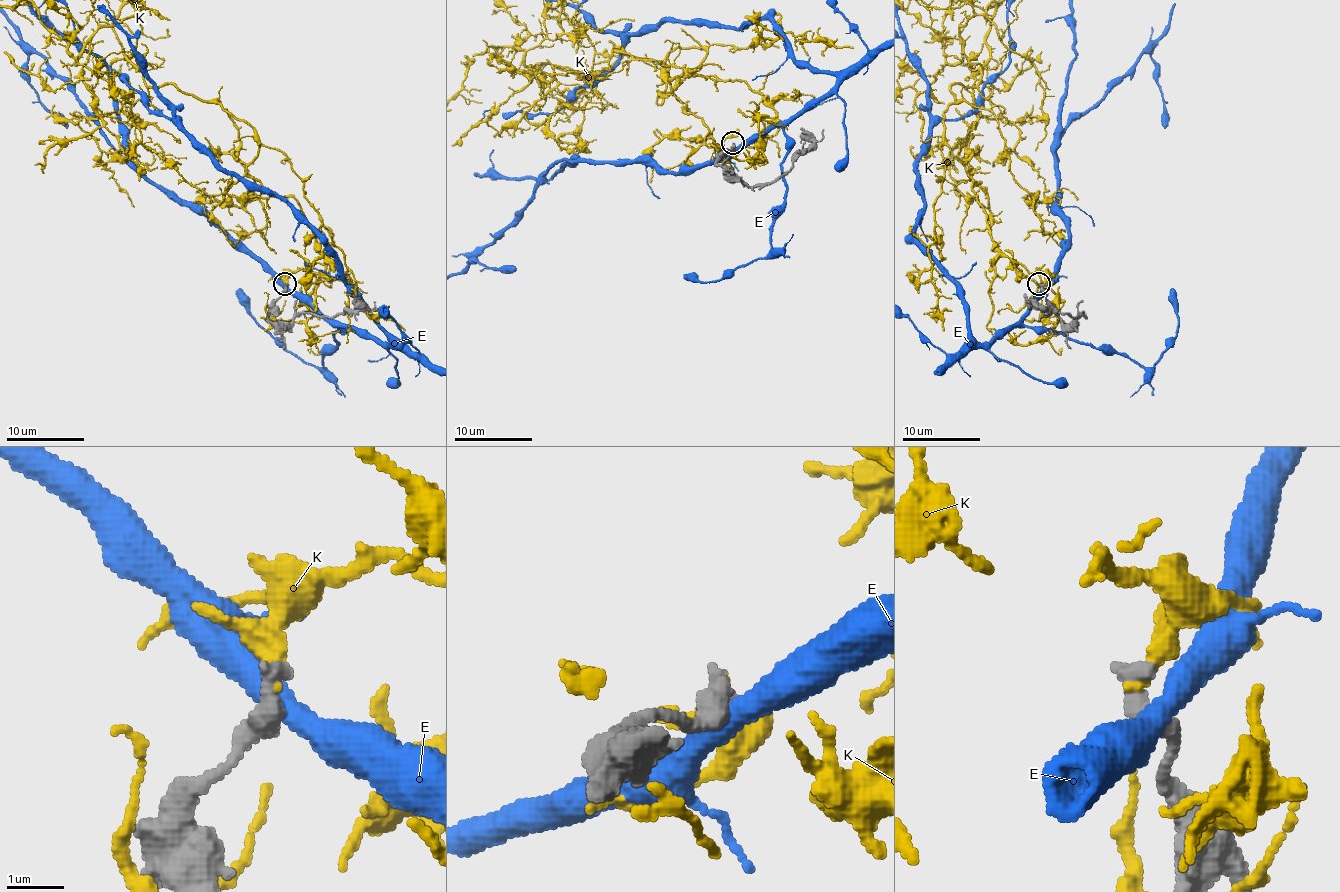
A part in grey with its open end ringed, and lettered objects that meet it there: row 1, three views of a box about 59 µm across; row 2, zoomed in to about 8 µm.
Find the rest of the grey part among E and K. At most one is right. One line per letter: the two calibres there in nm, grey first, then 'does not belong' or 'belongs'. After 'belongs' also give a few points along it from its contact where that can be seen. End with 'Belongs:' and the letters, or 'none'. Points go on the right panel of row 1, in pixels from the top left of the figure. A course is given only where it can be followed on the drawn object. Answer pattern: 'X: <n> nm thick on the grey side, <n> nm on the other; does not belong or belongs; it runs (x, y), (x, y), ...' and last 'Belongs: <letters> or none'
E: 500 nm thick on the grey side, 420 nm on the other; does not belong
K: 440 nm thick on the grey side, 280 nm on the other; does not belong
Belongs: none

